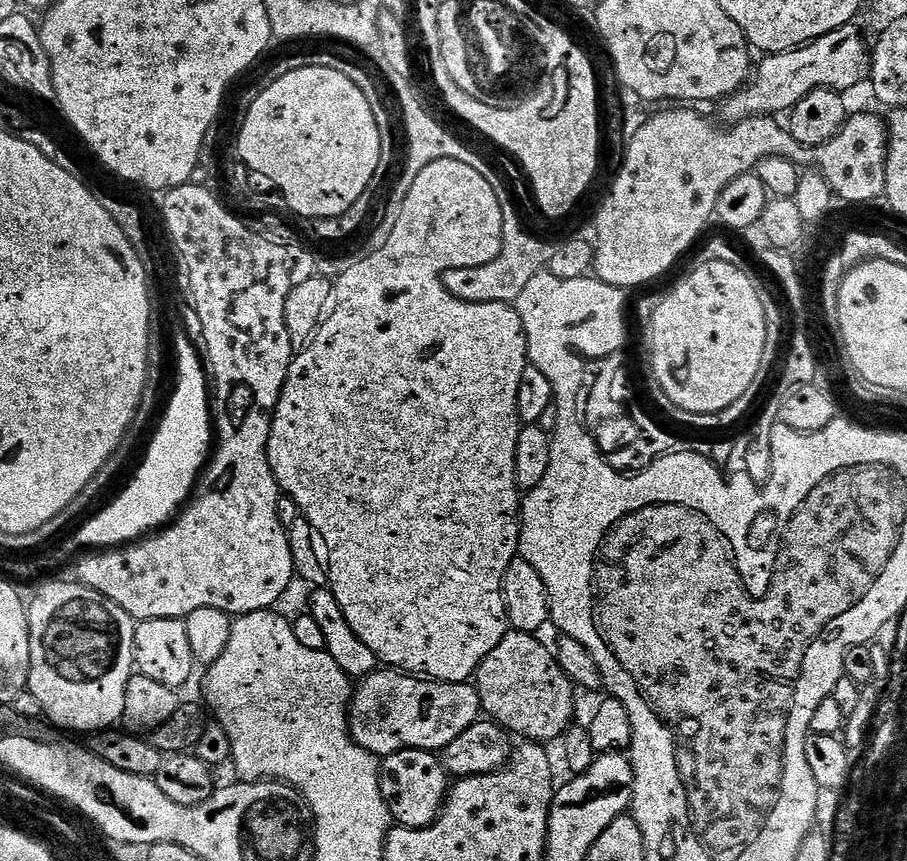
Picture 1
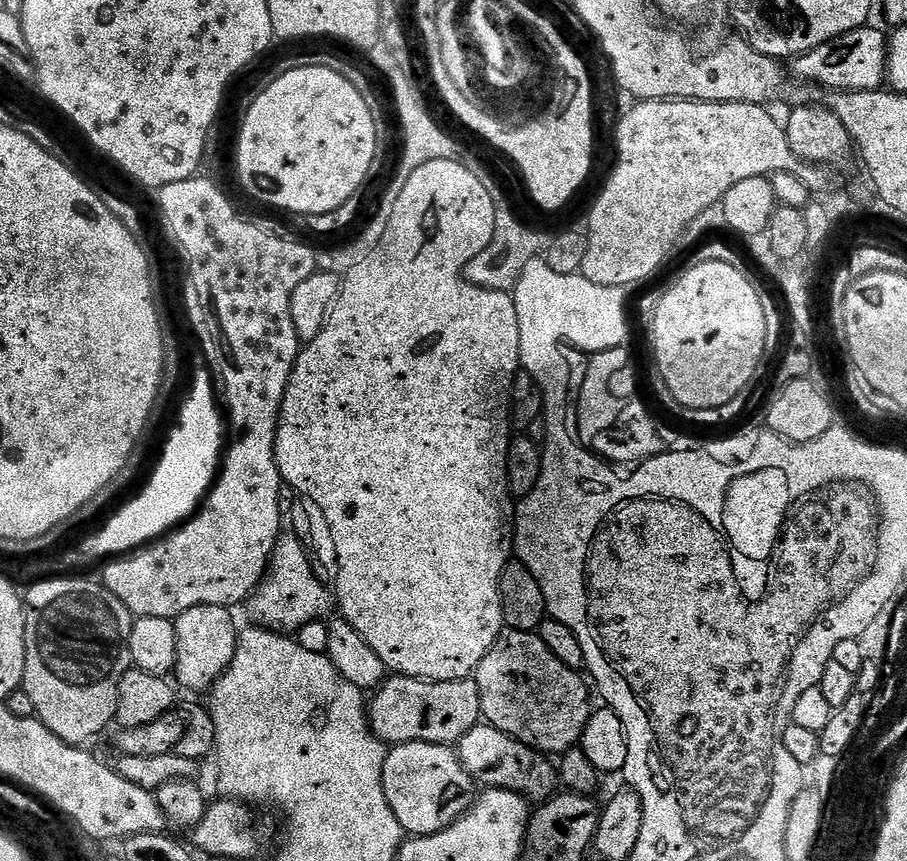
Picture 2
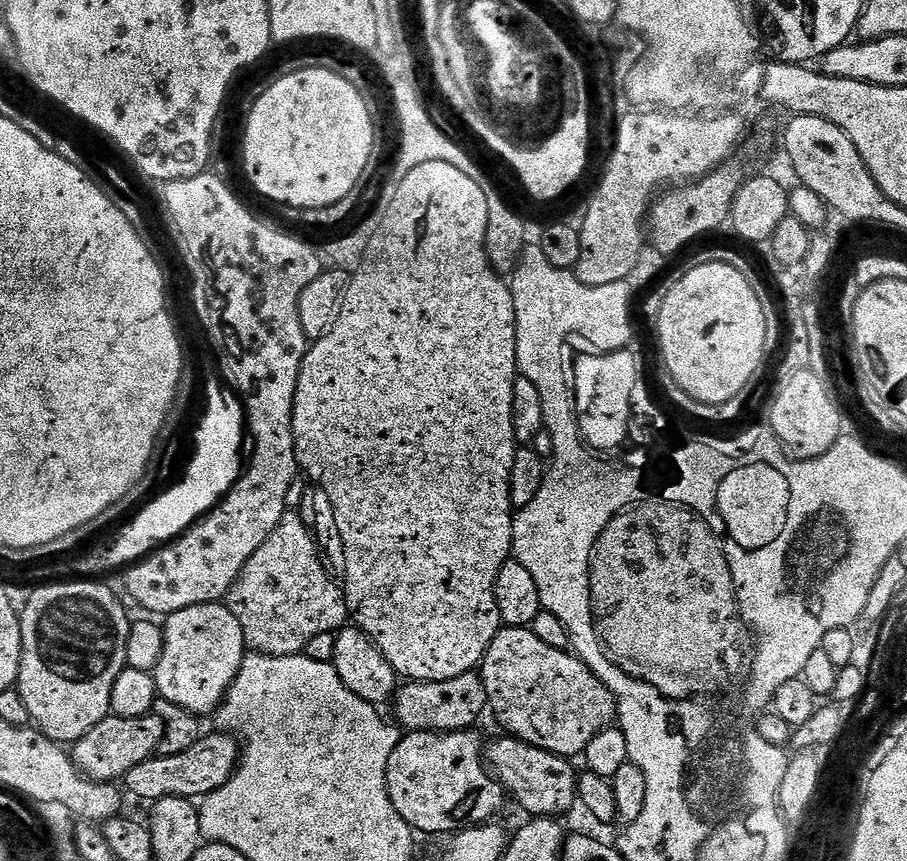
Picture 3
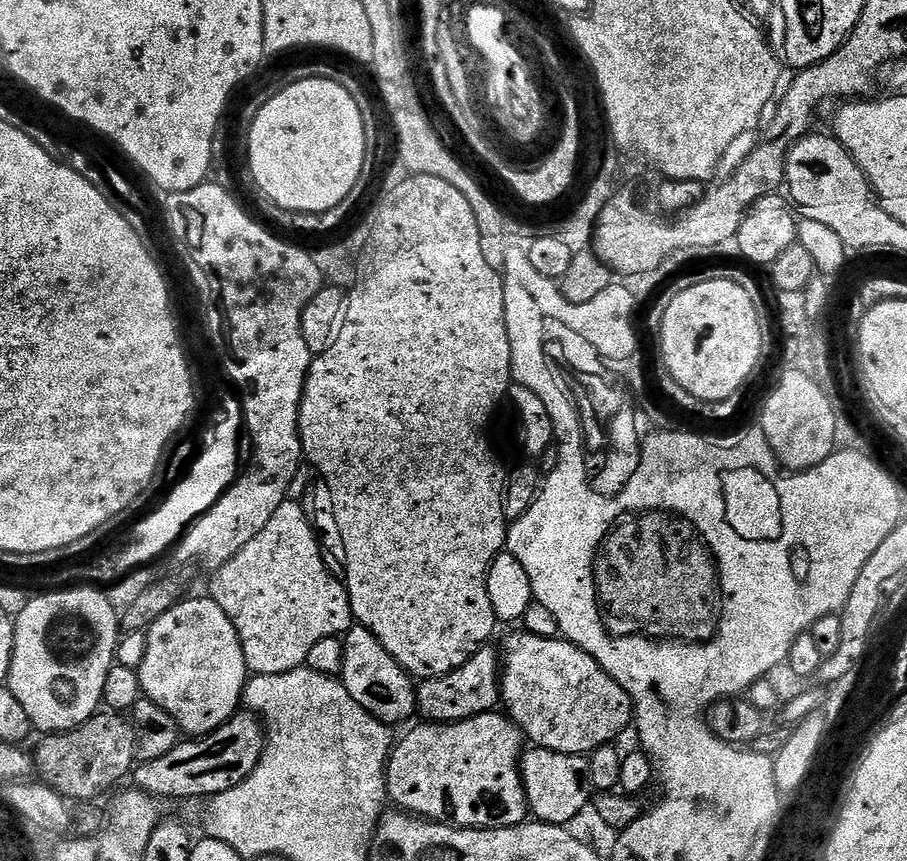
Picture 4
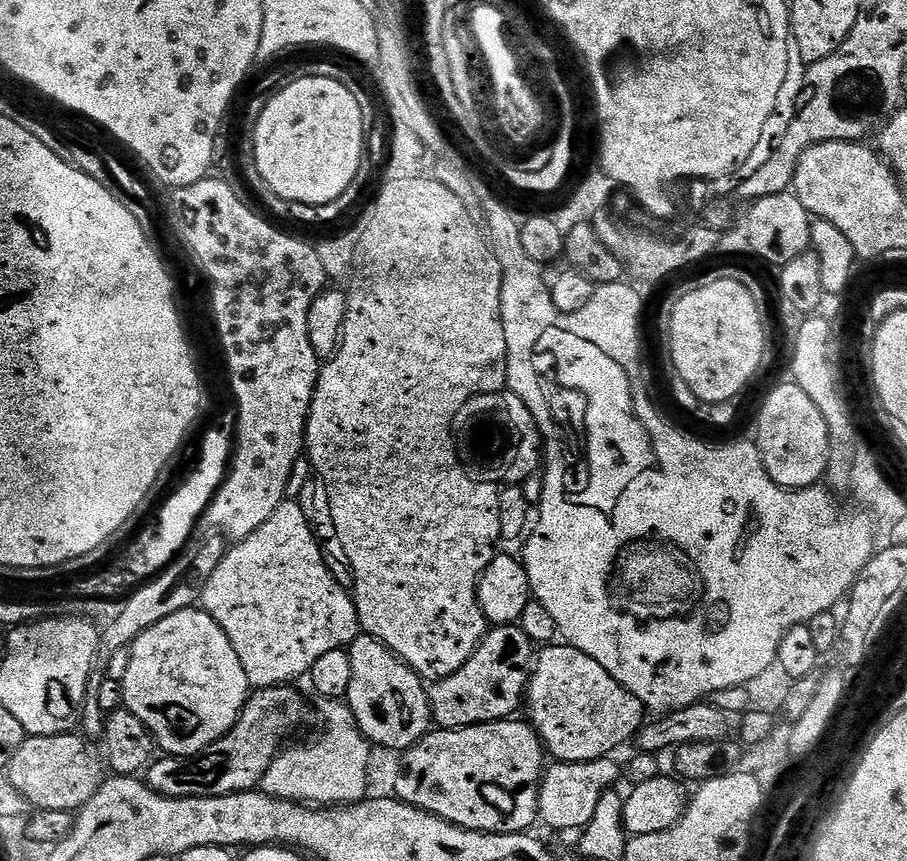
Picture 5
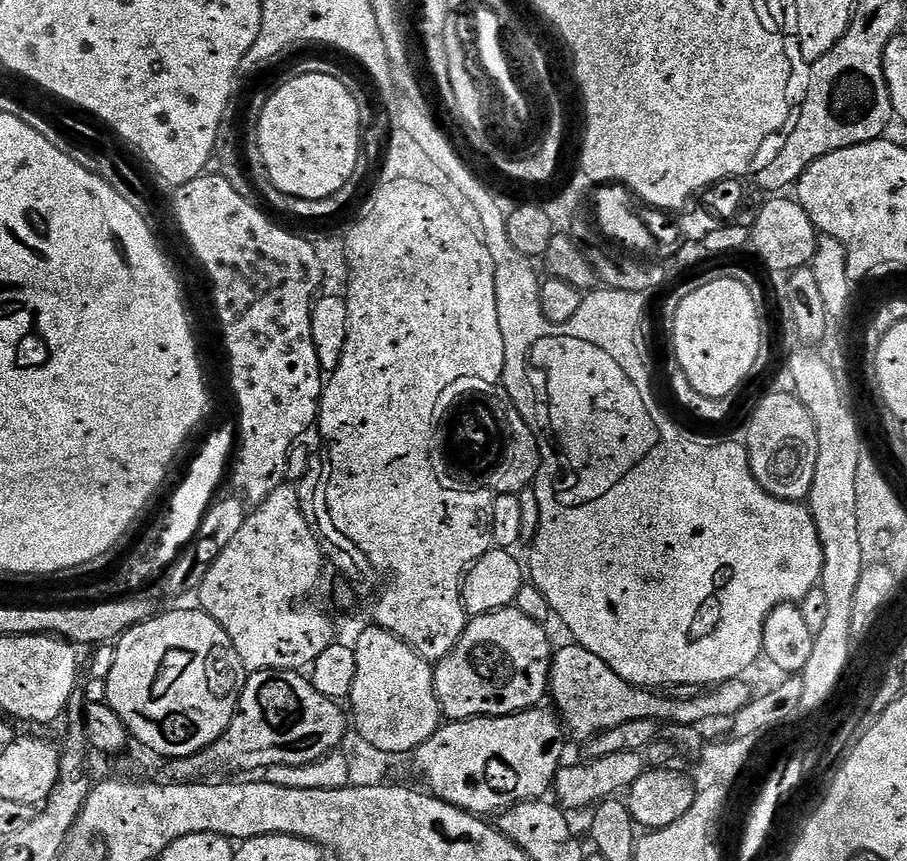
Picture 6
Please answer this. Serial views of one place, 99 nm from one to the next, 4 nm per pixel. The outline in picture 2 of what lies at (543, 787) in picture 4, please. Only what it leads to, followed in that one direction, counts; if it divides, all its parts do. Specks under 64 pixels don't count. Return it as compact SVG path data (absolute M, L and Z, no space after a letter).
M487 723L475 724L461 738L458 742L458 755L462 766L472 775L472 779L484 788L505 788L517 792L529 802L550 800L557 791L558 768L555 763L551 764L548 761L551 759L545 753L526 746L510 734L493 728Z

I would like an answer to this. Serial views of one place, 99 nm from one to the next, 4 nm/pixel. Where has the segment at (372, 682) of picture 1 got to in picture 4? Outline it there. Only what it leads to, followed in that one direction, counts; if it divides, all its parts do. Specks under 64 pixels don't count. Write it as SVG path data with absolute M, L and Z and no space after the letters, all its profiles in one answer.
M485 646L475 652L466 663L458 670L454 670L443 682L432 682L425 692L418 696L418 712L424 718L431 718L436 722L455 722L457 720L469 720L475 716L481 716L484 712L493 711L502 700L502 660L496 657L492 646Z

